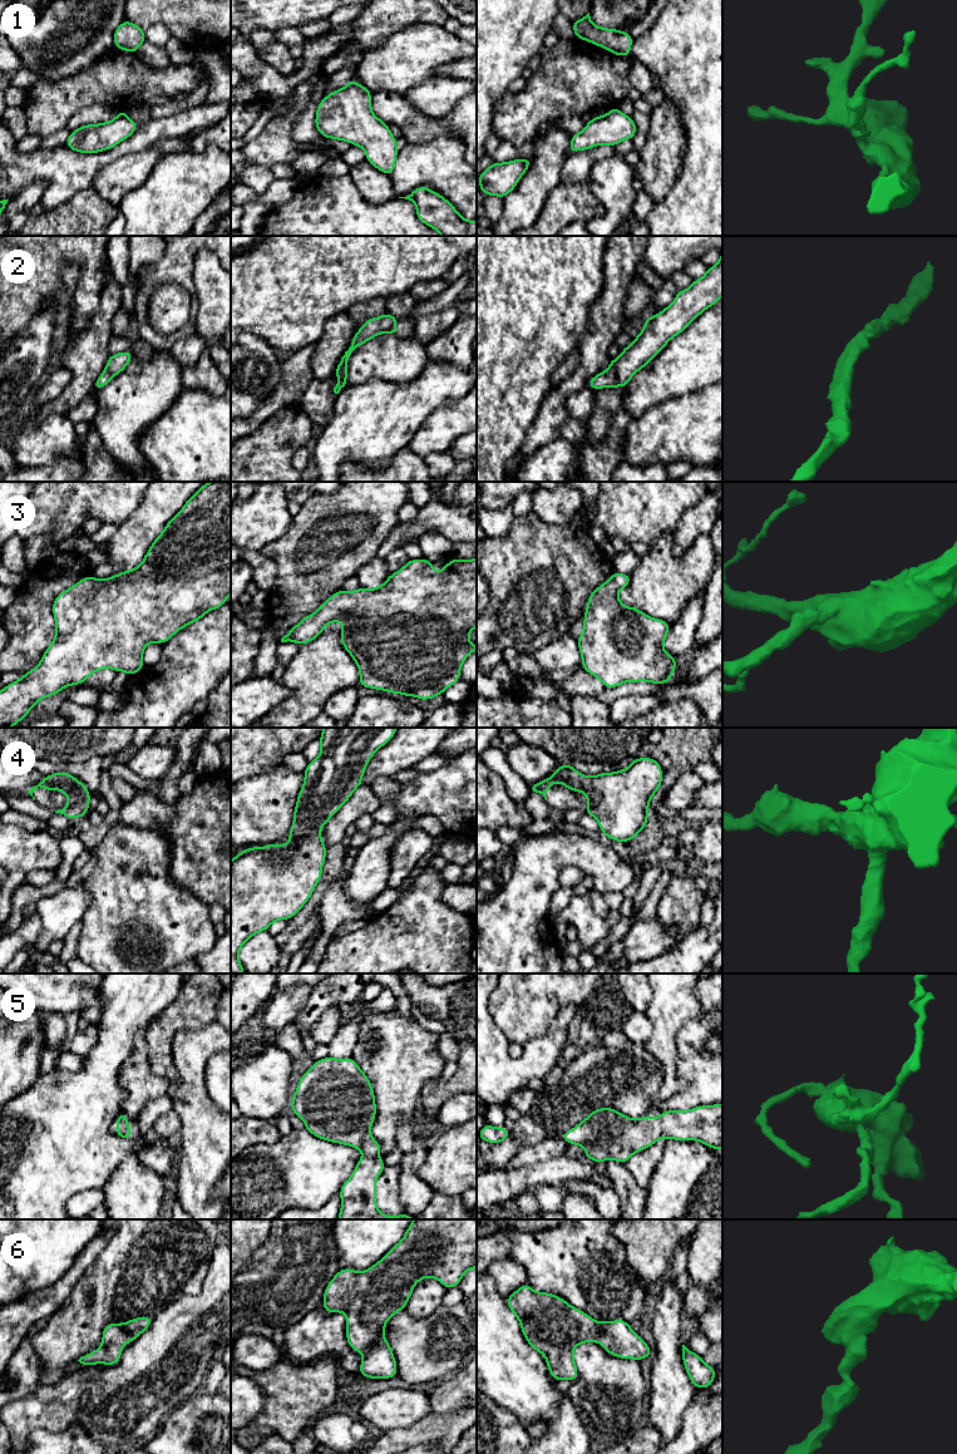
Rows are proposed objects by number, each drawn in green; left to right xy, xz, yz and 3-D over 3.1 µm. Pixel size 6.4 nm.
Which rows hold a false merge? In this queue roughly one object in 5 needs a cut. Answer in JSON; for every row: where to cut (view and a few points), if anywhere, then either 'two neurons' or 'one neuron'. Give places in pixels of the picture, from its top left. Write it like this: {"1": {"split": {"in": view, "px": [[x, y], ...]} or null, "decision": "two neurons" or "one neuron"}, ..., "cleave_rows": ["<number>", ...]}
{"1": {"split": null, "decision": "one neuron"}, "2": {"split": null, "decision": "one neuron"}, "3": {"split": null, "decision": "one neuron"}, "4": {"split": null, "decision": "one neuron"}, "5": {"split": null, "decision": "one neuron"}, "6": {"split": null, "decision": "one neuron"}, "cleave_rows": []}

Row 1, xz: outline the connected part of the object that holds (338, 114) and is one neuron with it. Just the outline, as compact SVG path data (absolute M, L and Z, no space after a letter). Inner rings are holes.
M351 78L345 88L331 92L317 105L315 127L324 138L350 142L361 147L366 153L366 161L383 173L391 177L395 167L396 138L390 128L371 112L371 92Z

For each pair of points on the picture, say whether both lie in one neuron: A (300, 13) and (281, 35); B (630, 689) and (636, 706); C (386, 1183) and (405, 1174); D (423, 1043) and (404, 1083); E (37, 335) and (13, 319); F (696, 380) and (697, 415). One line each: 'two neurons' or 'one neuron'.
A: two neurons
B: two neurons
C: two neurons
D: one neuron
E: two neurons
F: two neurons

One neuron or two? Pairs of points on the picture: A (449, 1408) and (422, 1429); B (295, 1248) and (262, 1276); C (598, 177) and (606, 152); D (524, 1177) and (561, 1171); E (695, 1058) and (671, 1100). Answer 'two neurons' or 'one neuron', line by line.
A: one neuron
B: one neuron
C: two neurons
D: one neuron
E: one neuron

